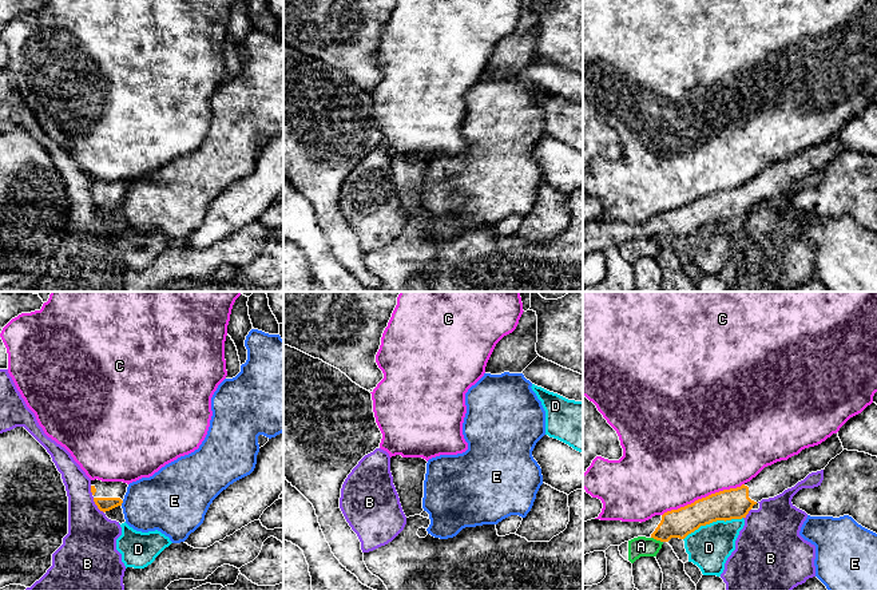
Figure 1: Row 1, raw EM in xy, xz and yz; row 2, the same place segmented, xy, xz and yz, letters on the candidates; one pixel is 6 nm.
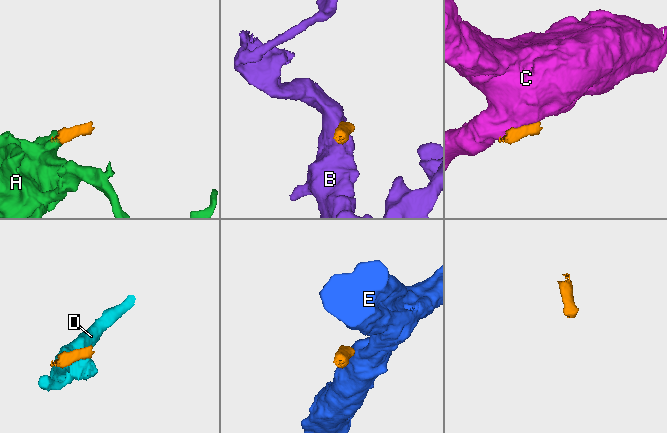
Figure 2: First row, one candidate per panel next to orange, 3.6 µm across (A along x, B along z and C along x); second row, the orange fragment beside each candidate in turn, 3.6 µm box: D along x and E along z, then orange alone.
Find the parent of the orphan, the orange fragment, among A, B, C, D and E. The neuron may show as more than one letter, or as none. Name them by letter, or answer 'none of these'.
none of these

